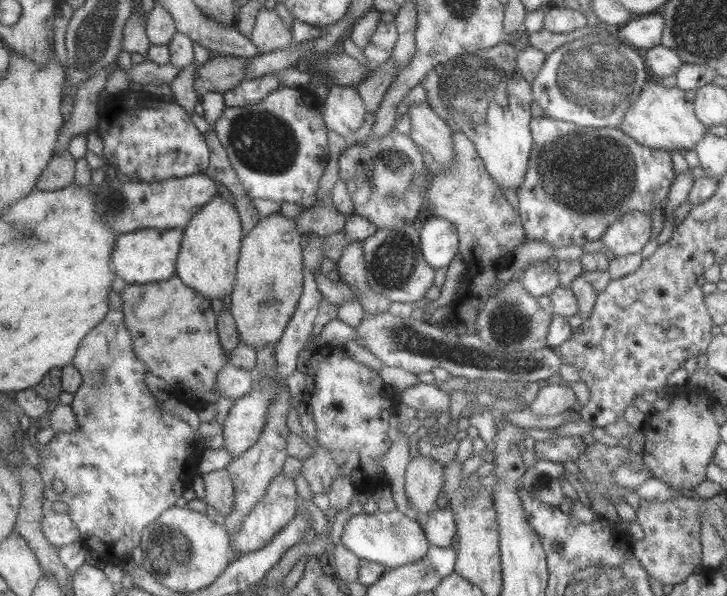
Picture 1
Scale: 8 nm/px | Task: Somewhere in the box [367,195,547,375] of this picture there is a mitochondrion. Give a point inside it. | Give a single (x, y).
(509, 323)

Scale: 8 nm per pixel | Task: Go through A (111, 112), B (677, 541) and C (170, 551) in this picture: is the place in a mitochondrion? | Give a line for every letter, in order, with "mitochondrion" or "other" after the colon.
A: other
B: other
C: mitochondrion

